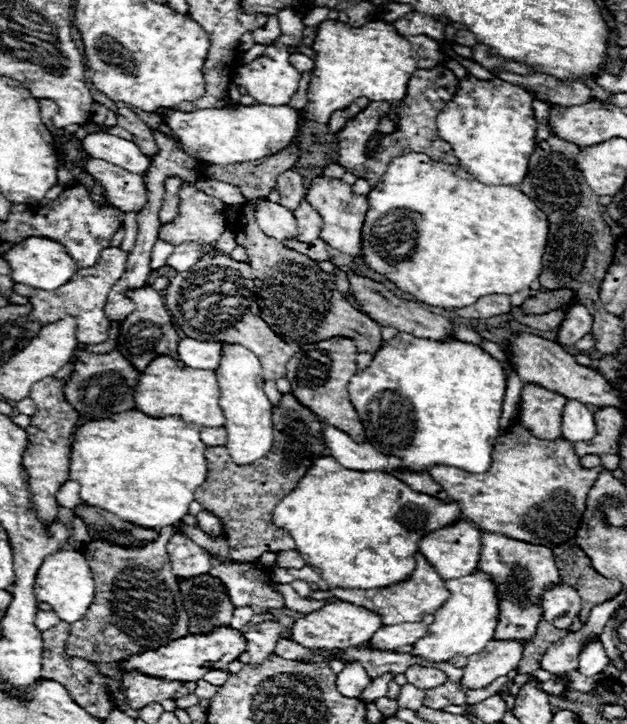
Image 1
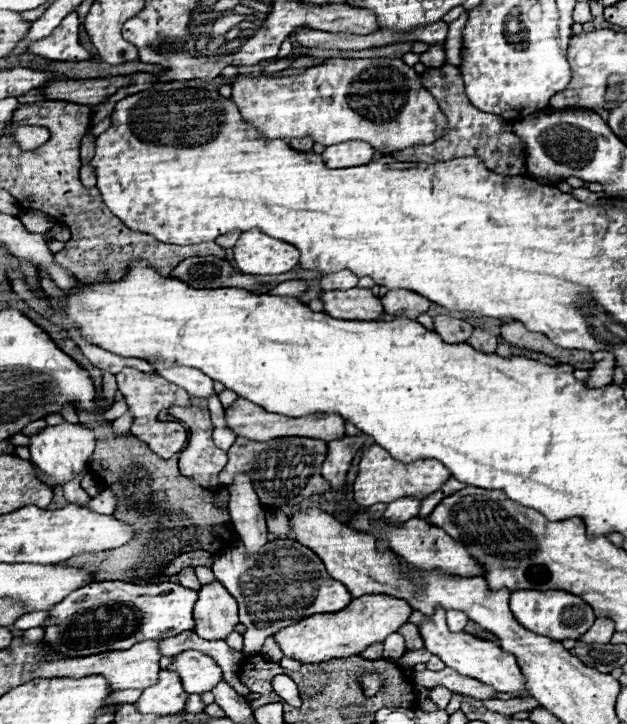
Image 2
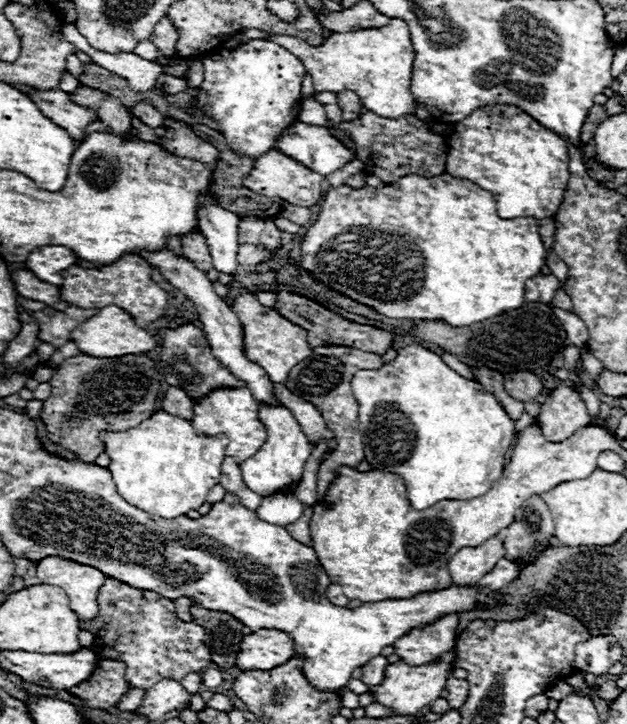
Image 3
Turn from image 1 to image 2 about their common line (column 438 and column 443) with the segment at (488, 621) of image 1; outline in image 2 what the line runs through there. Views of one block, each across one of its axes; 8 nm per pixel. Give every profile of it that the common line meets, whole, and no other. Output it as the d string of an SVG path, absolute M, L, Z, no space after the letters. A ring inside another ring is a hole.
M436 606L434 614L426 616L424 622L418 626L426 650L430 650L432 654L436 654L448 668L454 668L454 670L458 670L464 676L476 678L476 680L480 680L484 684L490 684L498 692L510 692L516 698L518 696L520 698L530 696L526 692L526 682L524 682L524 676L522 676L522 672L520 672L518 664L516 664L516 658L510 652L504 652L492 640L476 638L476 636L472 636L472 634L468 634L464 630L462 632L450 632L444 614L446 614L446 610L442 610L440 606Z

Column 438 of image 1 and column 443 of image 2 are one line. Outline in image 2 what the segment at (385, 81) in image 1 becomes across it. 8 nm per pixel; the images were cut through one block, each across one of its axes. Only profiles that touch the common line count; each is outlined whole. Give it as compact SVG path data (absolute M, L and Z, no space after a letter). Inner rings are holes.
M430 46L428 52L420 54L420 62L428 68L440 68L446 62L446 54L444 54L444 46Z

